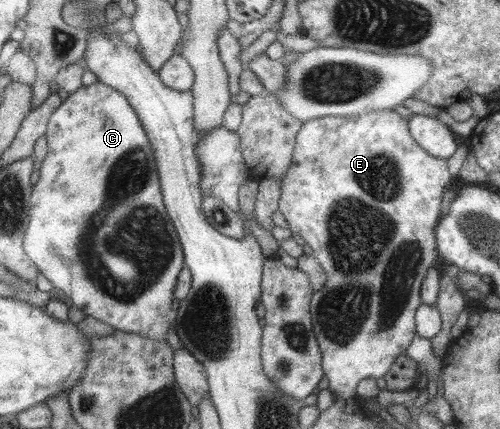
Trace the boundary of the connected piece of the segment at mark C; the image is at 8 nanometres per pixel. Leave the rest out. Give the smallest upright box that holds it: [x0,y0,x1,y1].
[23,81,186,340]

